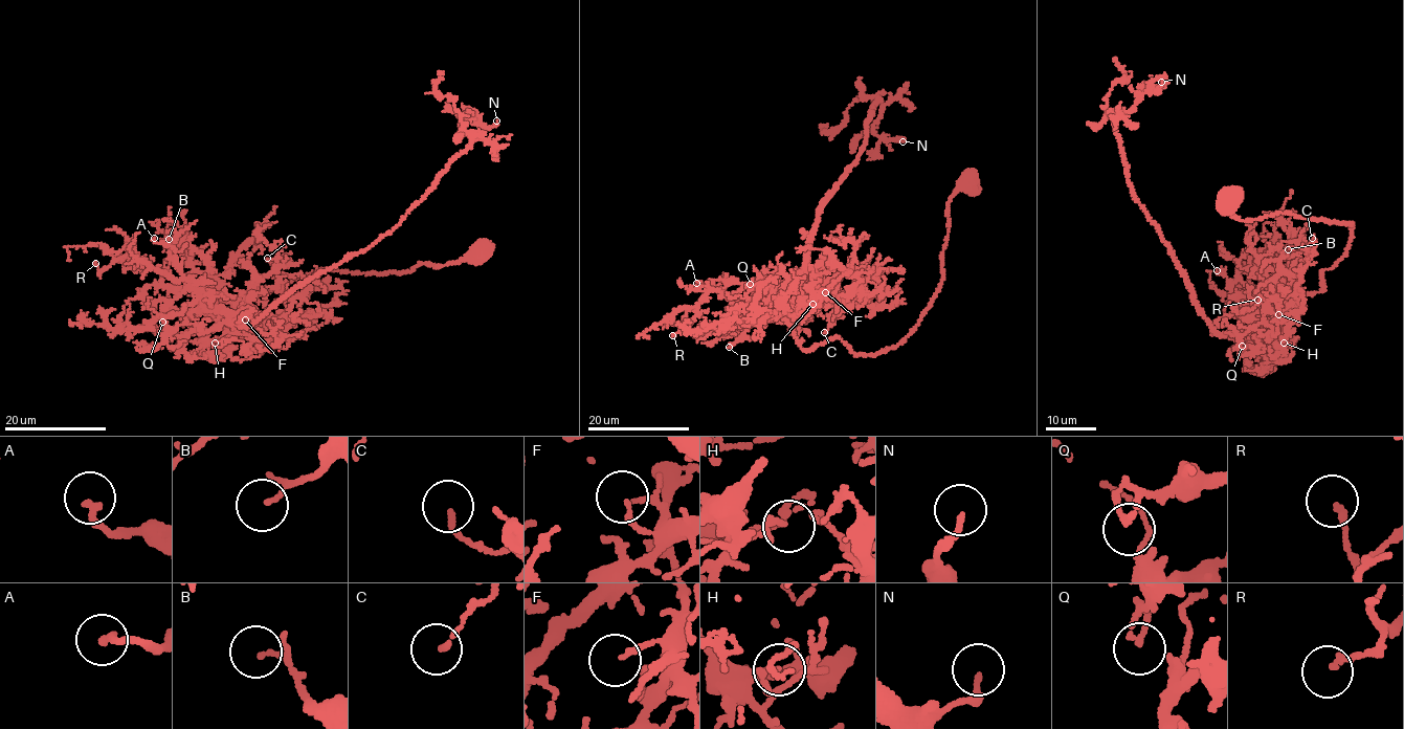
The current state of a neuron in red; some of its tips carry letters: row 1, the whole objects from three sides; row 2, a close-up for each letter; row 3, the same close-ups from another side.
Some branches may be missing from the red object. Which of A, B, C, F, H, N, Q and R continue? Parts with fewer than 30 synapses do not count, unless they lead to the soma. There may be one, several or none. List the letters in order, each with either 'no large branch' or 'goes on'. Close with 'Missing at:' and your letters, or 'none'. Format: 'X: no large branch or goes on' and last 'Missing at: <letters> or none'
A: no large branch
B: no large branch
C: no large branch
F: no large branch
H: no large branch
N: no large branch
Q: no large branch
R: no large branch
Missing at: none

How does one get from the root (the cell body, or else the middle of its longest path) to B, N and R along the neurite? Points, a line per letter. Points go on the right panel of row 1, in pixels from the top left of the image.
B: (1229, 200), (1242, 220), (1352, 225), (1321, 291), (1274, 283), (1288, 249)
N: (1229, 200), (1242, 220), (1323, 219), (1352, 238), (1323, 290), (1223, 334), (1136, 200), (1115, 129), (1161, 82)
R: (1229, 200), (1242, 220), (1352, 225), (1323, 290), (1272, 317), (1230, 295), (1252, 286), (1257, 300)

